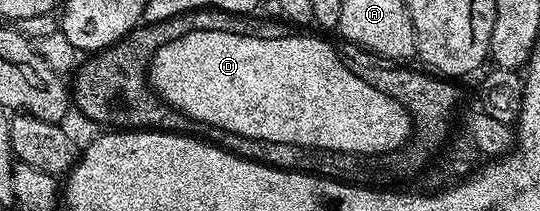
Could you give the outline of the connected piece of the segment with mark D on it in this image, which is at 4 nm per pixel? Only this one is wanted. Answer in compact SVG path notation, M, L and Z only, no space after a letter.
M197 30L185 34L179 40L169 42L156 50L155 56L149 65L149 83L155 89L156 94L159 95L160 100L165 101L171 108L176 108L182 116L186 116L188 120L196 125L207 124L208 129L220 128L224 134L231 135L232 132L235 136L244 136L244 141L247 142L264 140L274 145L292 144L302 148L324 148L325 150L337 150L338 152L355 152L358 156L382 156L384 154L398 153L413 136L411 115L408 114L406 107L398 104L394 96L369 86L369 82L365 82L359 77L356 69L345 66L345 62L339 57L334 43L332 45L326 44L325 41L318 40L315 36L298 36L298 34L290 36L242 36L241 34L222 32L221 30Z

